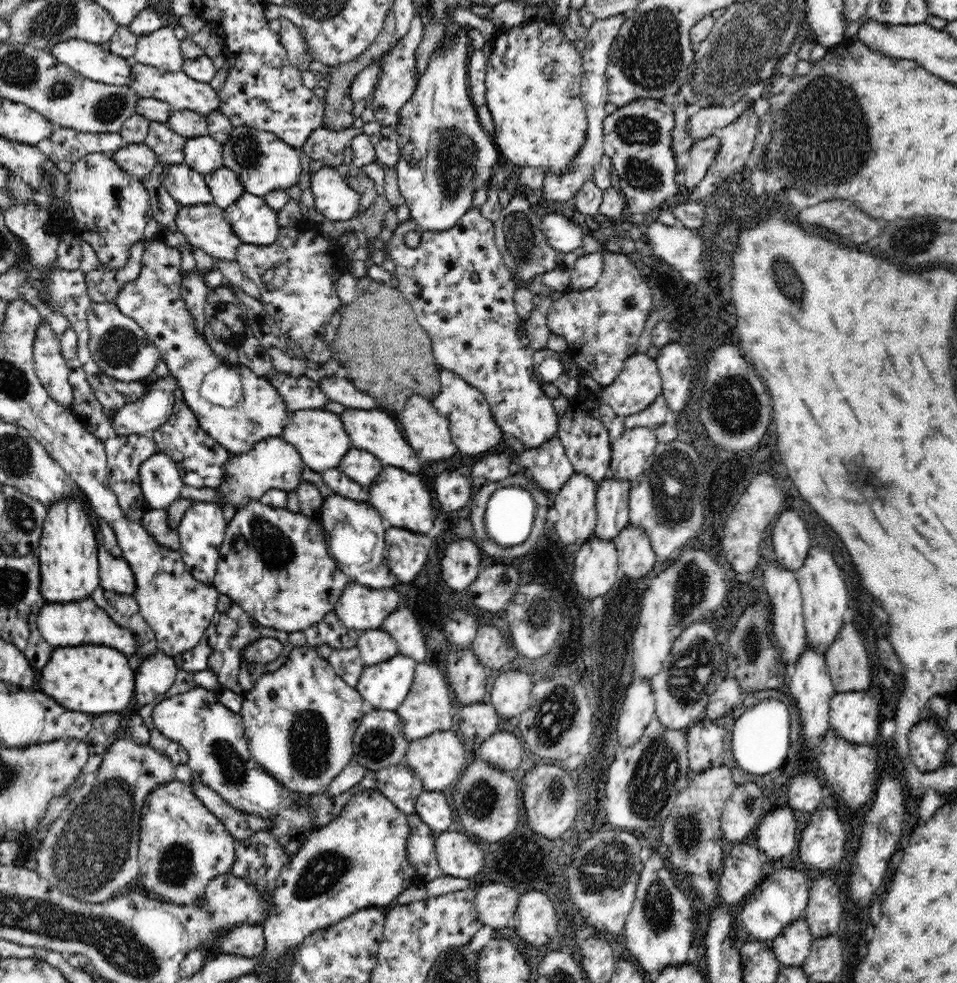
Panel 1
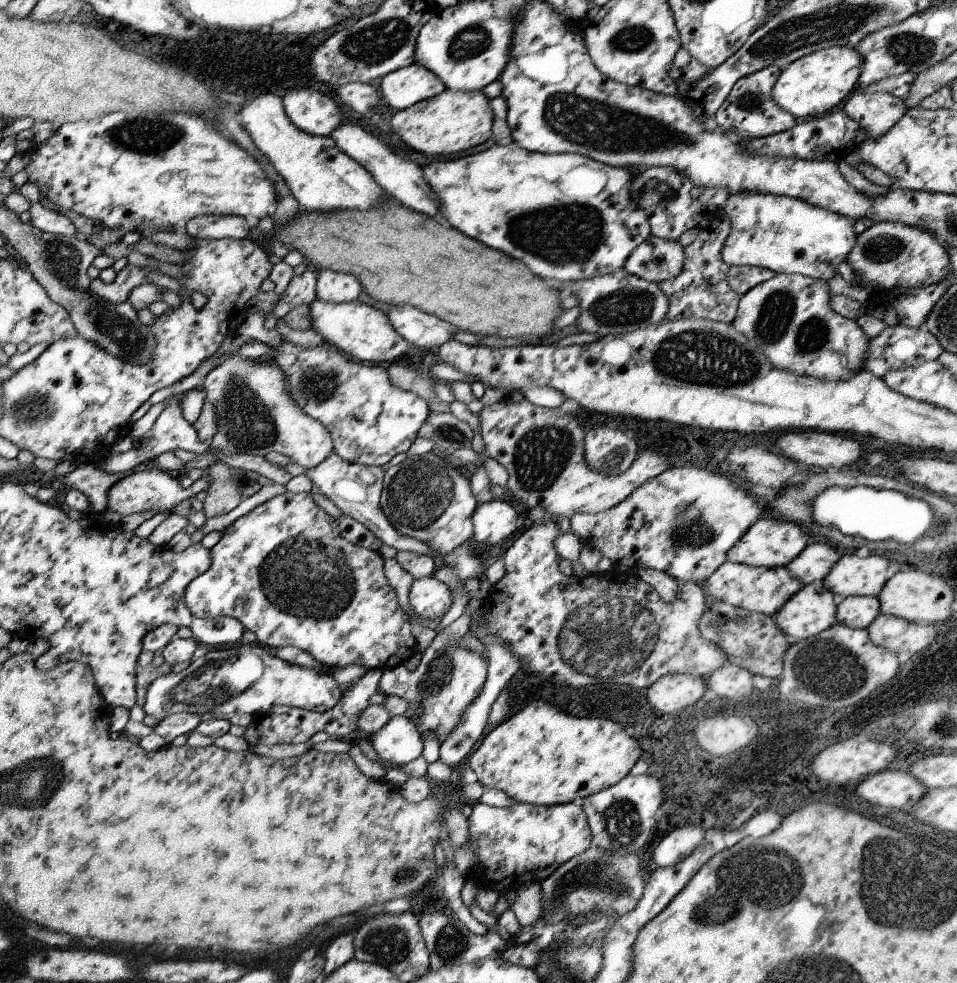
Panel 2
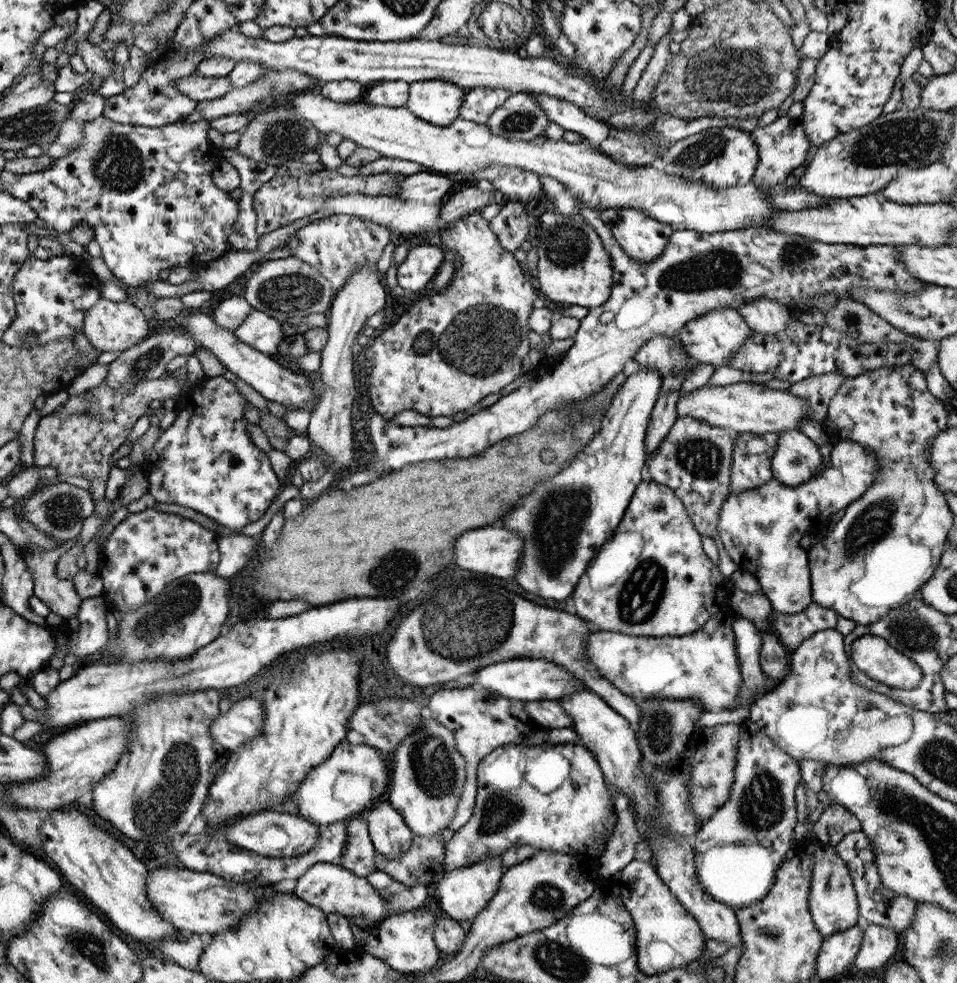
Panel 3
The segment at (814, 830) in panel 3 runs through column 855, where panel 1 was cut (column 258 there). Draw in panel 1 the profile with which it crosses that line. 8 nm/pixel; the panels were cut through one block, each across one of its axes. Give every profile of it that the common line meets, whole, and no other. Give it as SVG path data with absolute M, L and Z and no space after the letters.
M192 776L192 780L188 782L194 796L226 826L226 830L236 838L236 840L244 840L256 832L264 832L268 830L272 824L264 818L252 816L252 814L242 814L240 810L232 808L226 800L222 800L220 794L216 794L212 788L208 788L206 784L202 784L196 776Z

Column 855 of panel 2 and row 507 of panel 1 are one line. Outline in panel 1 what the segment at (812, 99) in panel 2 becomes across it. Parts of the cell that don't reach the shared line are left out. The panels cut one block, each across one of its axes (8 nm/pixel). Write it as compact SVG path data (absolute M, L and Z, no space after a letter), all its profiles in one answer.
M82 496L70 502L60 502L48 508L48 518L40 536L38 562L40 562L40 594L46 604L68 604L88 600L100 588L100 564L98 542L94 536L96 516L88 508Z

